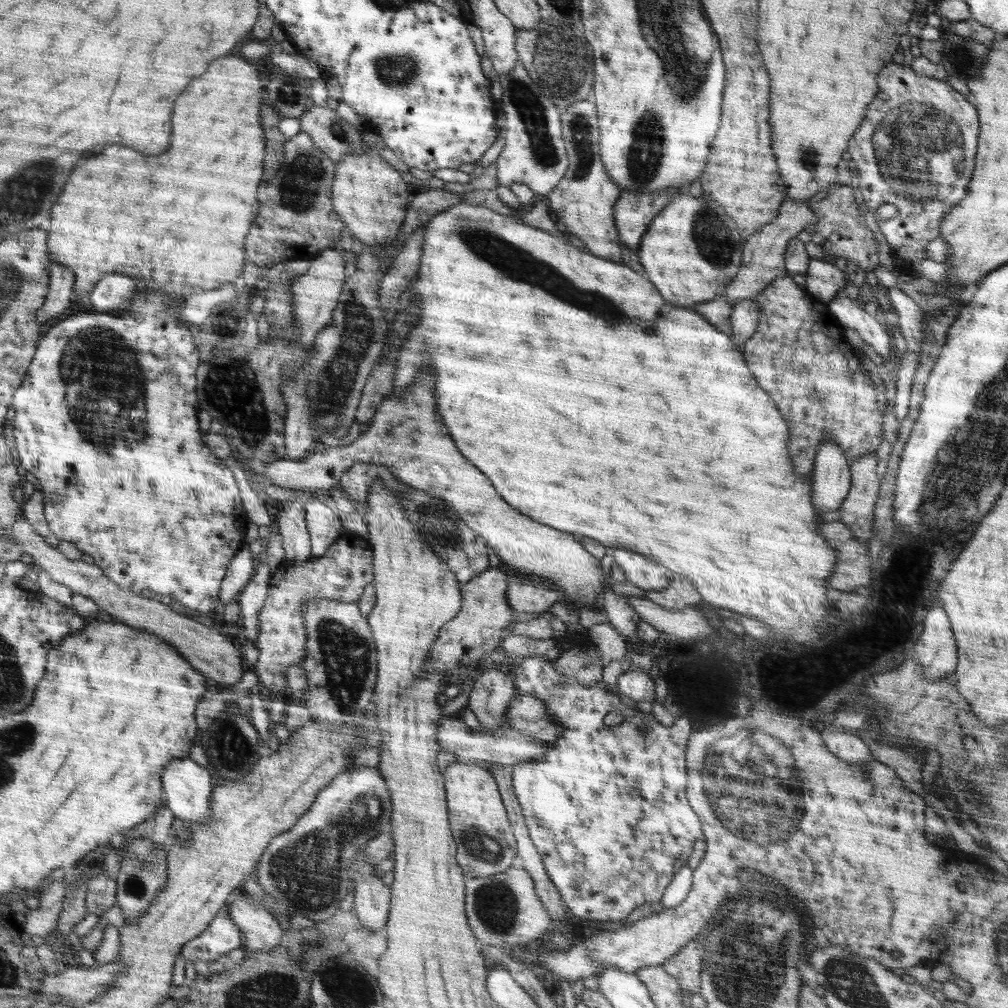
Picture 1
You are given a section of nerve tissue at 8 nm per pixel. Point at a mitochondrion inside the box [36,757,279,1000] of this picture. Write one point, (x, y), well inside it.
(135, 885)

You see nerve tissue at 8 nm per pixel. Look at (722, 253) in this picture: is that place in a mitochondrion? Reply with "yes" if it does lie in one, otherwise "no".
yes

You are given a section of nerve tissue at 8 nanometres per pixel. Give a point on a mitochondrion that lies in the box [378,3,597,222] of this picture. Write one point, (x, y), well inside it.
(559, 58)

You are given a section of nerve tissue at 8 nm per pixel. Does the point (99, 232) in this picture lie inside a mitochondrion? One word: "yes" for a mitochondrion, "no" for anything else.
no

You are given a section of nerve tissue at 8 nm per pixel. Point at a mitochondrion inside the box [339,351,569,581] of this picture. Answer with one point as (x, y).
(442, 529)

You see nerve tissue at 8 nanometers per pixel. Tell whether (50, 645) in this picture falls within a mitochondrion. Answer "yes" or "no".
no

